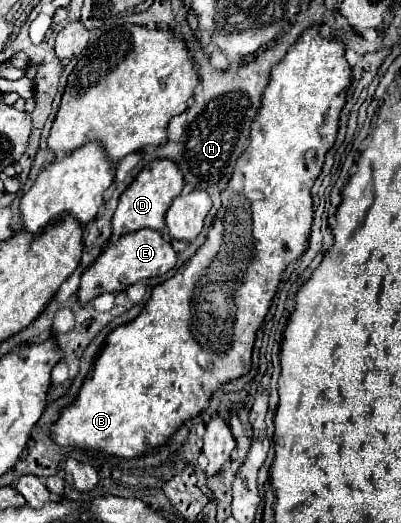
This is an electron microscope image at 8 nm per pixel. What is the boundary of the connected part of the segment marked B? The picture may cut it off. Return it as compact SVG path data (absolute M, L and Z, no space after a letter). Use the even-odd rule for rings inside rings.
M311 27L307 33L301 35L301 39L287 51L287 55L283 57L281 63L277 63L277 67L273 67L271 71L271 79L269 85L263 93L261 99L261 111L255 117L255 123L251 127L251 143L249 147L243 151L243 155L239 157L239 163L233 171L233 177L227 185L227 189L223 191L223 205L219 209L219 215L213 223L213 227L209 229L205 243L197 249L197 253L183 265L177 269L177 273L163 281L161 285L157 285L153 289L153 295L149 297L149 301L145 303L143 311L127 325L119 325L115 327L107 339L105 345L101 349L101 353L97 355L93 369L89 371L89 375L83 379L83 385L75 397L73 403L69 403L67 407L61 409L59 419L51 425L51 439L55 445L59 447L71 447L71 449L91 449L91 451L103 451L107 455L113 455L117 459L137 459L143 455L151 455L153 451L157 451L159 447L163 447L177 431L183 423L187 423L189 419L195 419L197 415L201 415L211 401L211 395L223 387L225 383L239 379L241 375L245 375L251 369L251 353L253 353L253 345L255 345L255 337L259 327L263 325L263 319L271 307L271 301L277 293L277 285L281 281L281 273L283 269L297 261L305 249L307 249L307 239L311 233L311 223L313 223L313 201L311 201L311 187L315 183L315 179L321 173L321 167L325 163L325 153L331 149L331 145L335 143L337 137L337 127L339 127L339 113L341 107L345 103L345 89L351 83L351 67L345 59L345 47L341 41L325 41L319 35L319 27Z

